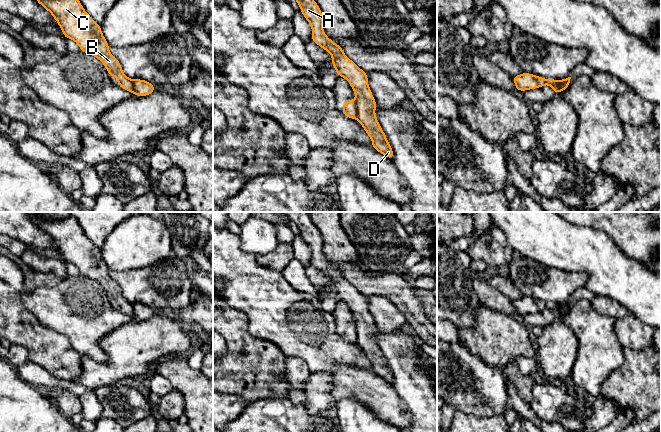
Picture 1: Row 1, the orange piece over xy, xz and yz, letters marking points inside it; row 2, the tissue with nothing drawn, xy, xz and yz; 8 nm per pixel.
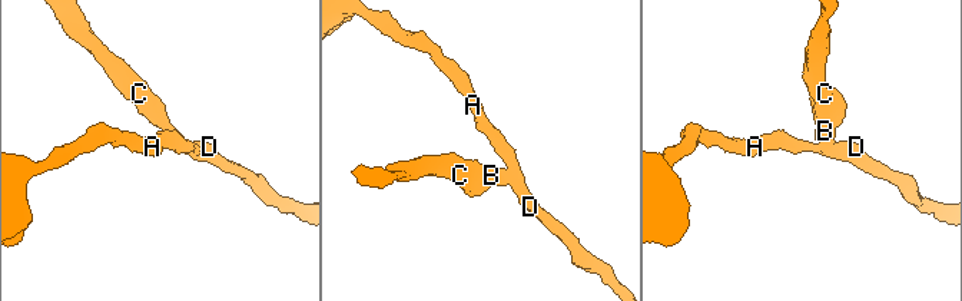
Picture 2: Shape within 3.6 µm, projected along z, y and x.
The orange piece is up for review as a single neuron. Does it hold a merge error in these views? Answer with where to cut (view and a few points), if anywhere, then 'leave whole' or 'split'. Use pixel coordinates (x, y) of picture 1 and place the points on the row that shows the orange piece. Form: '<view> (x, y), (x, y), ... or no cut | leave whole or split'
xz (355, 100), (357, 118) | split

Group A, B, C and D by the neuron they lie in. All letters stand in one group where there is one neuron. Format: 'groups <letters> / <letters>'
groups A D / B C

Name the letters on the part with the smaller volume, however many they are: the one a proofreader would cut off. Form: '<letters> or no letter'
B, C

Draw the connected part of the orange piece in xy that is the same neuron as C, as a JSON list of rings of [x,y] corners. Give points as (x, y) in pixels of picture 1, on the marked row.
[[[36,0],[51,13],[65,38],[74,40],[81,51],[98,58],[109,76],[115,76],[118,86],[134,94],[133,80],[122,70],[118,59],[109,51],[100,24],[92,20],[79,0]]]

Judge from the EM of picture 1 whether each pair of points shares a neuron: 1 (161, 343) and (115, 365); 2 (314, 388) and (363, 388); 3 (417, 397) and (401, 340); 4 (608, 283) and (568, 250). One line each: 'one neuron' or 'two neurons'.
1: one neuron
2: two neurons
3: one neuron
4: one neuron

